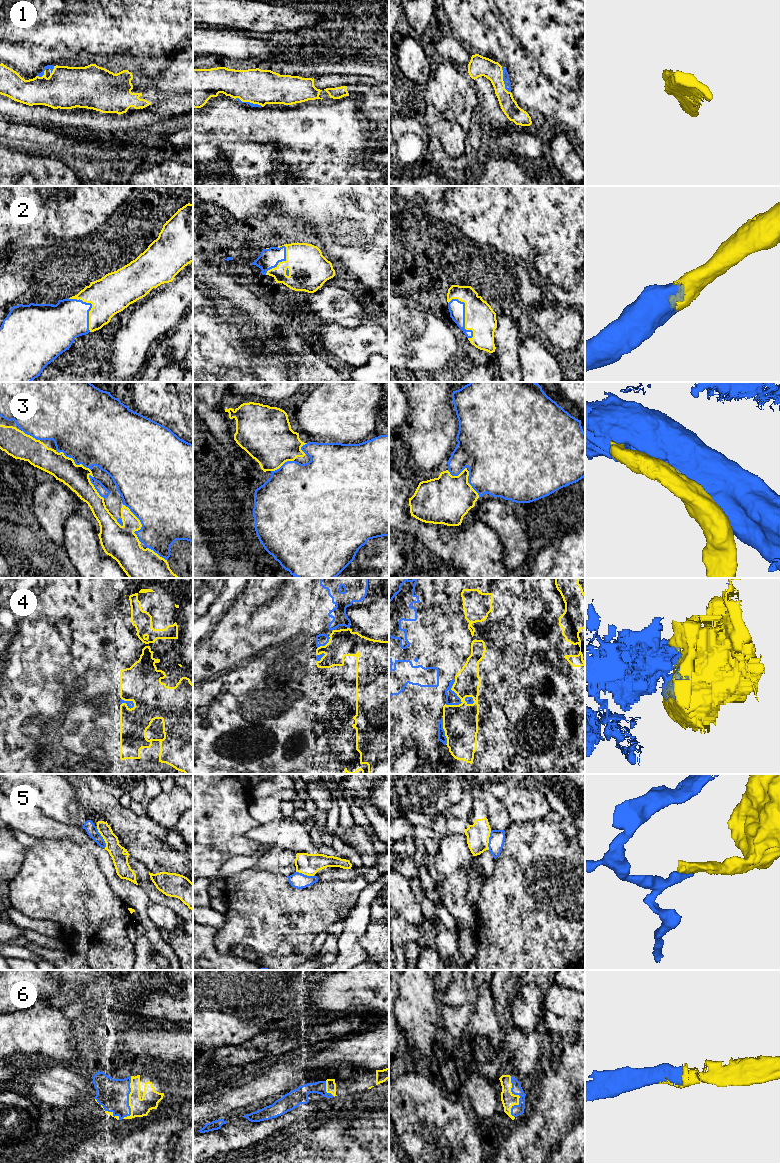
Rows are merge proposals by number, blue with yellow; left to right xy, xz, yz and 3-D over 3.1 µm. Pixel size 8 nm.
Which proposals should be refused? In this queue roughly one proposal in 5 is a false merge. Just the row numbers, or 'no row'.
4, 5

